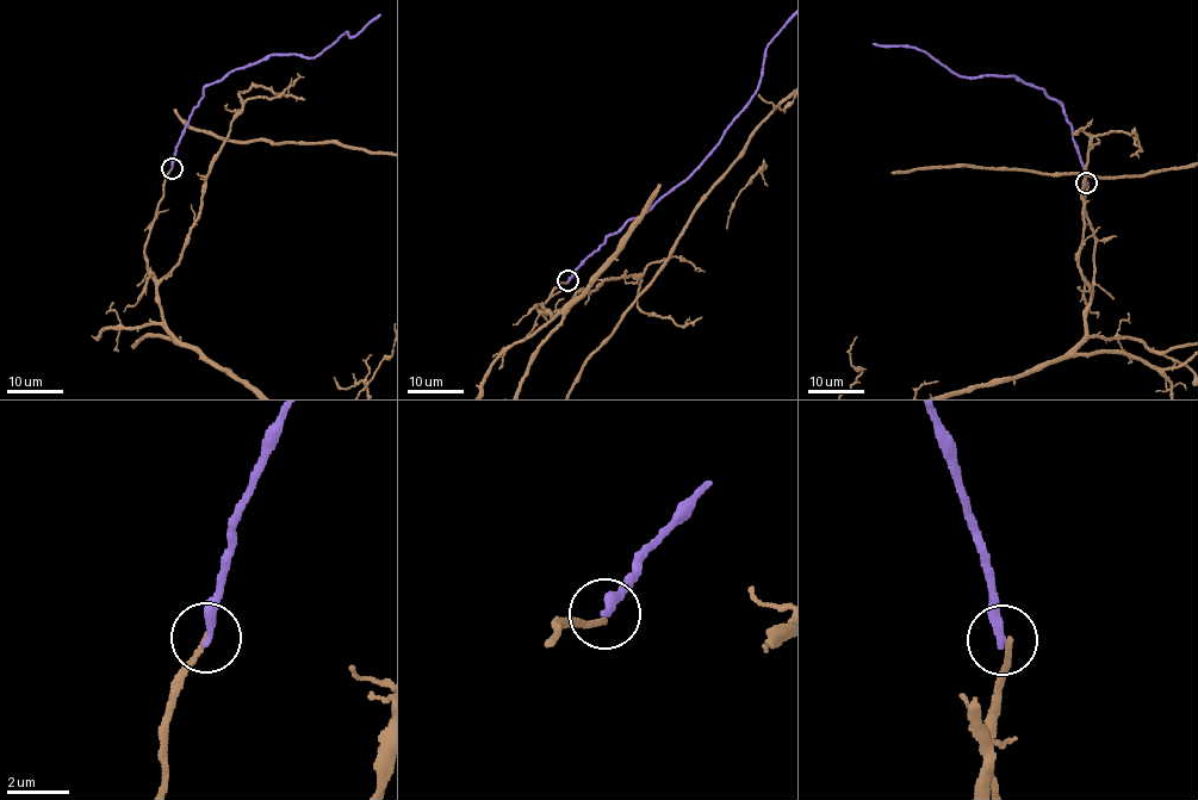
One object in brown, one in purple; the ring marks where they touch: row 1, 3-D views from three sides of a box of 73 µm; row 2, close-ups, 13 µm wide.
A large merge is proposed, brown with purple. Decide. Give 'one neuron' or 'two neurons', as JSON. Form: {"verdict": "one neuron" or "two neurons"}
{"verdict": "two neurons"}

